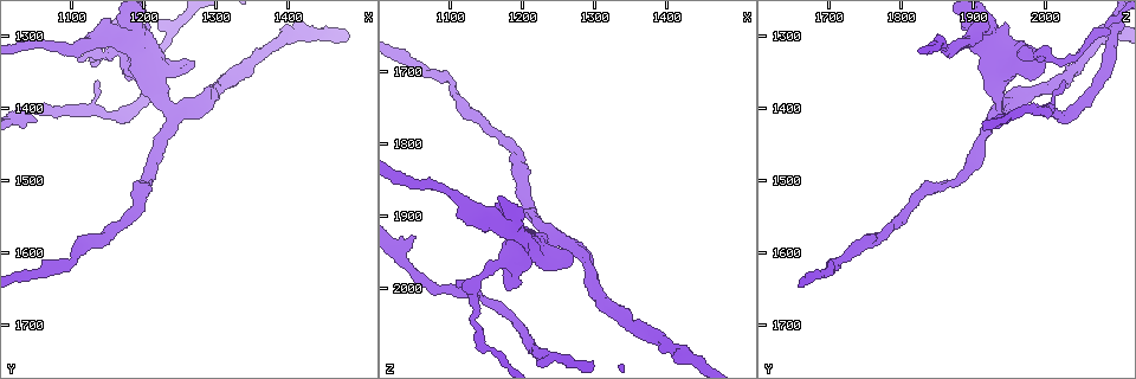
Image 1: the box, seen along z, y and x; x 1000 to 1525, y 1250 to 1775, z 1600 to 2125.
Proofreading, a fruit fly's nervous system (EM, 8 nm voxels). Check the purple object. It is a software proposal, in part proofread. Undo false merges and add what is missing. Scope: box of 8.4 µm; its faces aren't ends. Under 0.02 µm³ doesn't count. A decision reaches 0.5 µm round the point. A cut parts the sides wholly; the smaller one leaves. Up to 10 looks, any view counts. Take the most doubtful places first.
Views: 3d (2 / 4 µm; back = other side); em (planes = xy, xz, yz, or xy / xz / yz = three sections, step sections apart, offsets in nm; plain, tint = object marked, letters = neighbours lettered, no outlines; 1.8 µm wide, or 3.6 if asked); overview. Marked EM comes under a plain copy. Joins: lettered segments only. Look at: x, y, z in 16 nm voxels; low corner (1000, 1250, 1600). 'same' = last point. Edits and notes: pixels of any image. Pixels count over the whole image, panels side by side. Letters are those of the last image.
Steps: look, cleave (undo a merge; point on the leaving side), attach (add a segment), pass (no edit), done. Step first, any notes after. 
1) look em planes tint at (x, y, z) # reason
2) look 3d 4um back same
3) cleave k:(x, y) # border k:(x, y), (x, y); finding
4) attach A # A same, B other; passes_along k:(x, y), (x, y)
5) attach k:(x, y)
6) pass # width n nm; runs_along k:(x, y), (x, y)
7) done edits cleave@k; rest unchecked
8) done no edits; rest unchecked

look em planes letters at (1185, 1300, 1910) # branch point

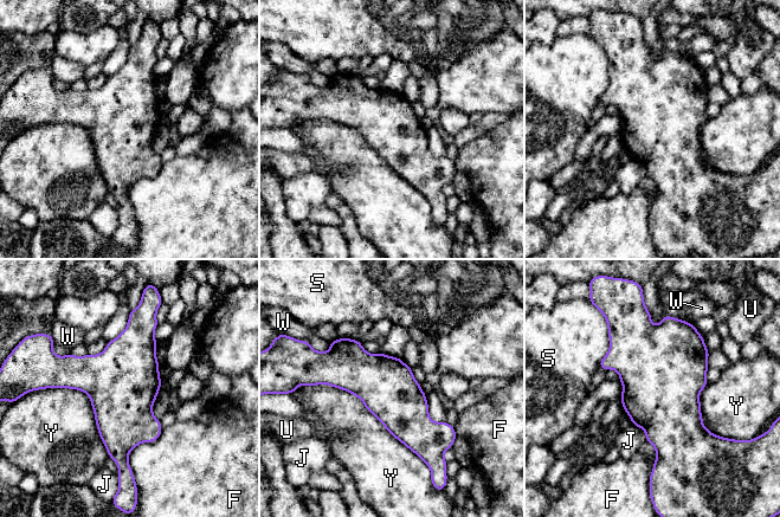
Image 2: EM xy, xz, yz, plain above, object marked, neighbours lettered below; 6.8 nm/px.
pass # F other, J other, S other, U other, W other, Y other; continuous, no second neuron

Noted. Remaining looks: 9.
look em planes letters at (1050, 1420, 1930) # branch stops here

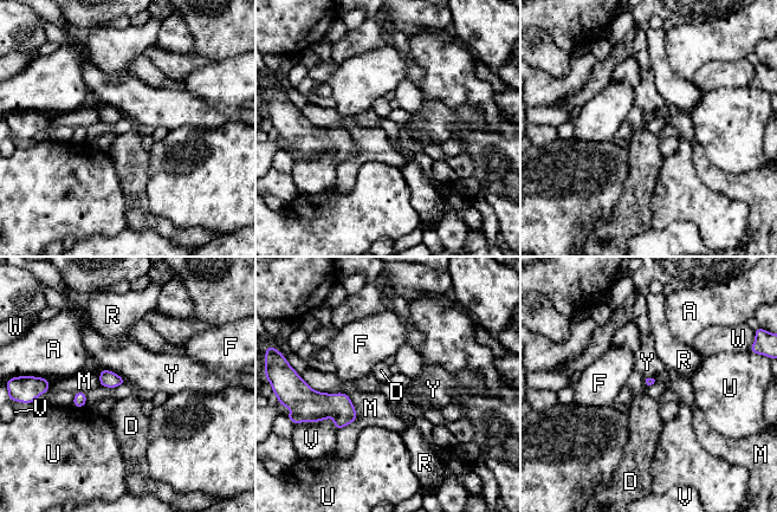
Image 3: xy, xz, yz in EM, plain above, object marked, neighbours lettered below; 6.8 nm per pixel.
pass # A other, D other, F other, M other, R other, U other, V other, W other, Y other; border 3:(330, 391), (355, 409), (340, 429); no lettered segment goes on from it

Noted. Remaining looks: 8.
look em yz step 16 letters at (1135, 1365, 2025)

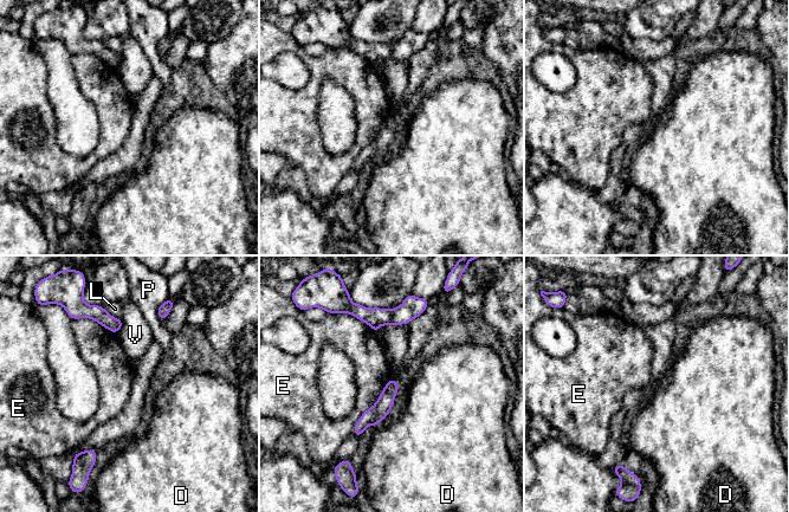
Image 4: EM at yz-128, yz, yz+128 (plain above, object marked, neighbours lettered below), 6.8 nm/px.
look em planes letters same

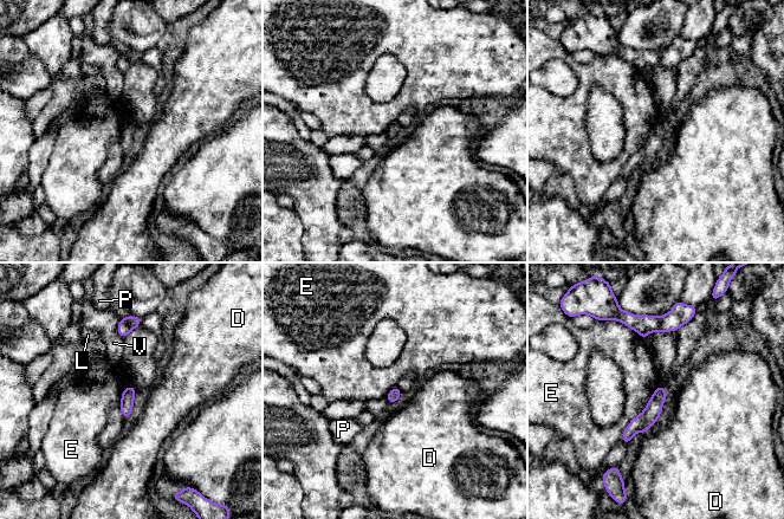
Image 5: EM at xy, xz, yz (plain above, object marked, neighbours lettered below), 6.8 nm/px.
pass # width 90 nm; D other, E other, L other, P other, V other; border 5:(660, 384), (620, 438); no lettered segment goes on from it

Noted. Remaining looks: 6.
done no edits; rest unchecked

